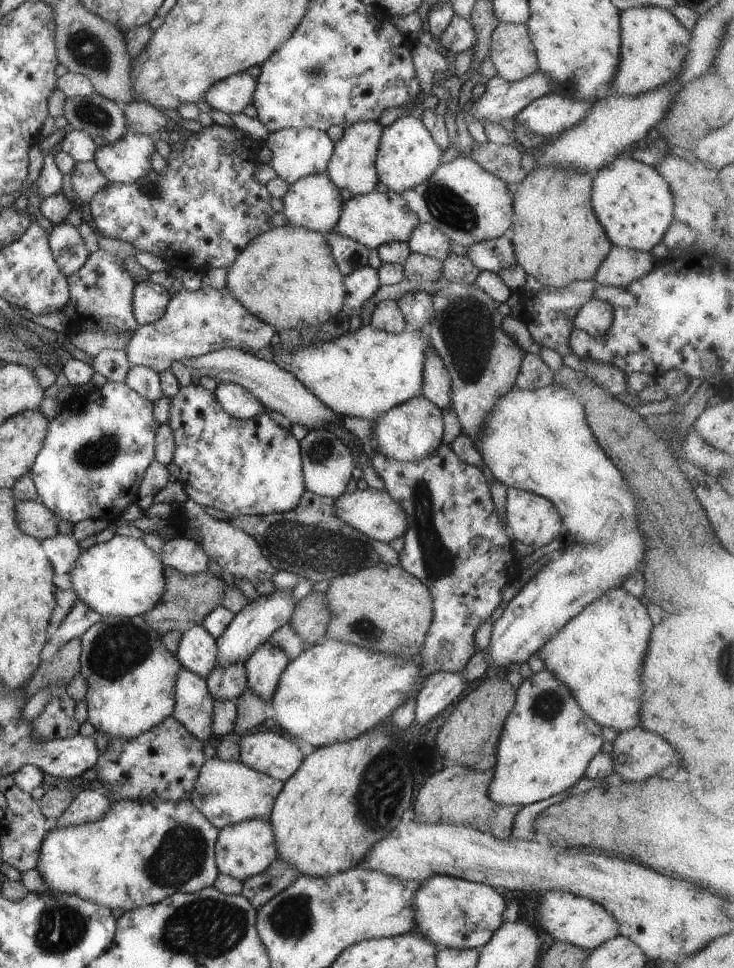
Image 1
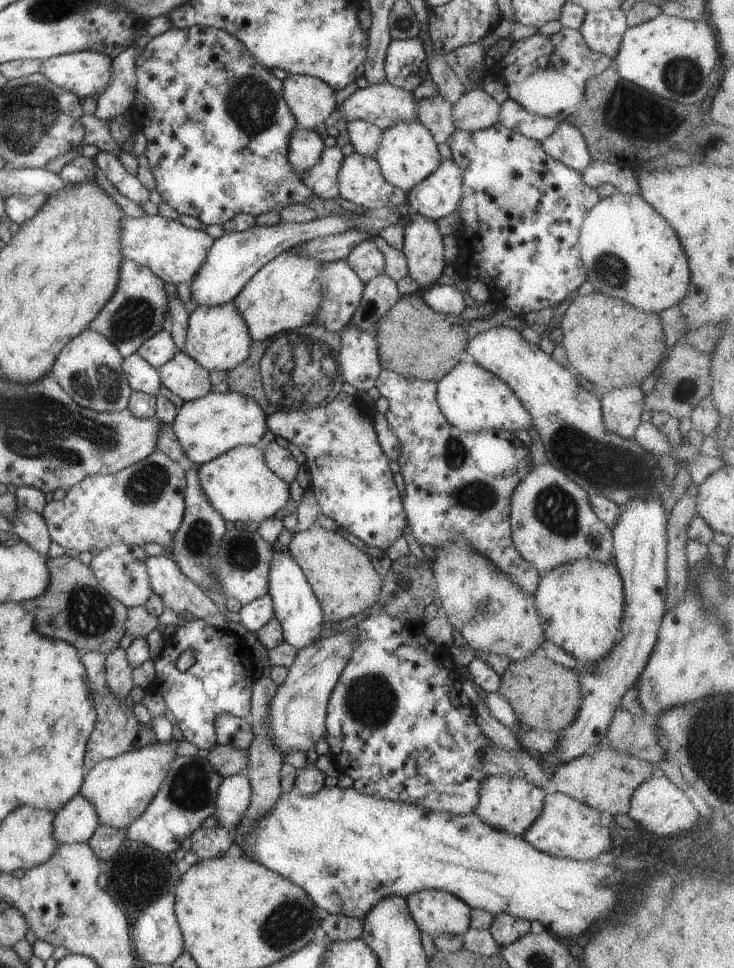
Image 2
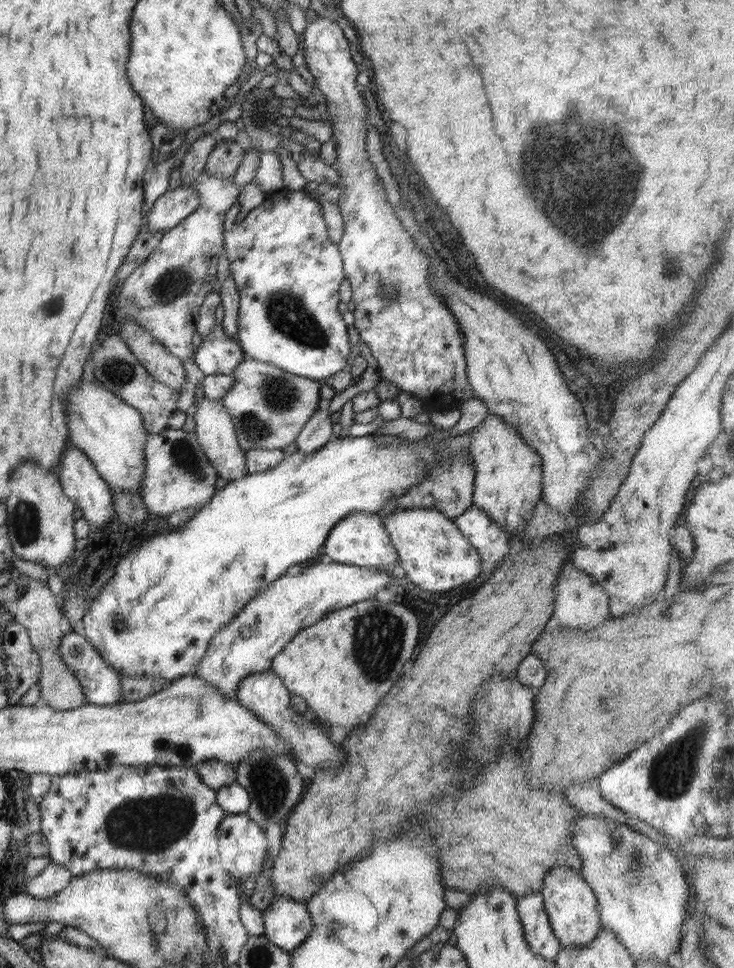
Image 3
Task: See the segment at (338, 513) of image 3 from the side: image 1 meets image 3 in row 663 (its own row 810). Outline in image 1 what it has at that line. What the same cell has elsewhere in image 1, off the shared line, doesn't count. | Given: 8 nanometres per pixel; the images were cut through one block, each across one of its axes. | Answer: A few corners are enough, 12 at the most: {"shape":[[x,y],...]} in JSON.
{"shape":[[182,802],[54,827],[50,891],[131,911],[213,886],[219,830]]}

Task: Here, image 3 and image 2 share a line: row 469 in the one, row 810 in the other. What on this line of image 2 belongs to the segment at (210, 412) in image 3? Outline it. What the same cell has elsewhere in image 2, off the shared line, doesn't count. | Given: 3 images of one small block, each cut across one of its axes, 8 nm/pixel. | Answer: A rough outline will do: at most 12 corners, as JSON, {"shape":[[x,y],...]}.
{"shape":[[245,773],[222,779],[216,812],[219,826],[235,830],[252,798]]}

